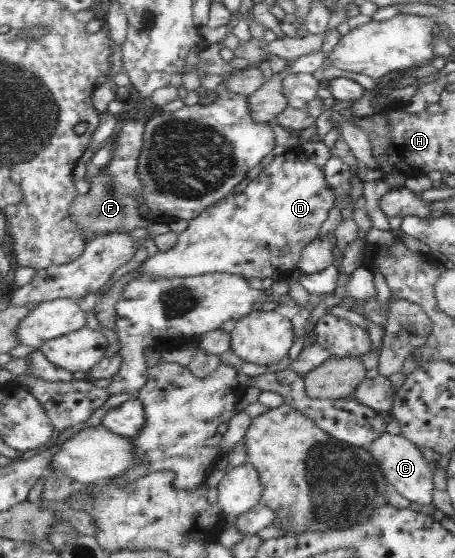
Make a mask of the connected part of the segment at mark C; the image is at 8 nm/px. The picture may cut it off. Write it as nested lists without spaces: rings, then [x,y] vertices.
[[[385,432],[381,433],[375,440],[372,440],[366,447],[369,454],[376,460],[382,474],[385,475],[385,480],[401,496],[407,498],[410,502],[423,504],[424,507],[432,504],[432,492],[435,490],[433,473],[437,468],[427,462],[417,445],[401,434],[391,435]]]

